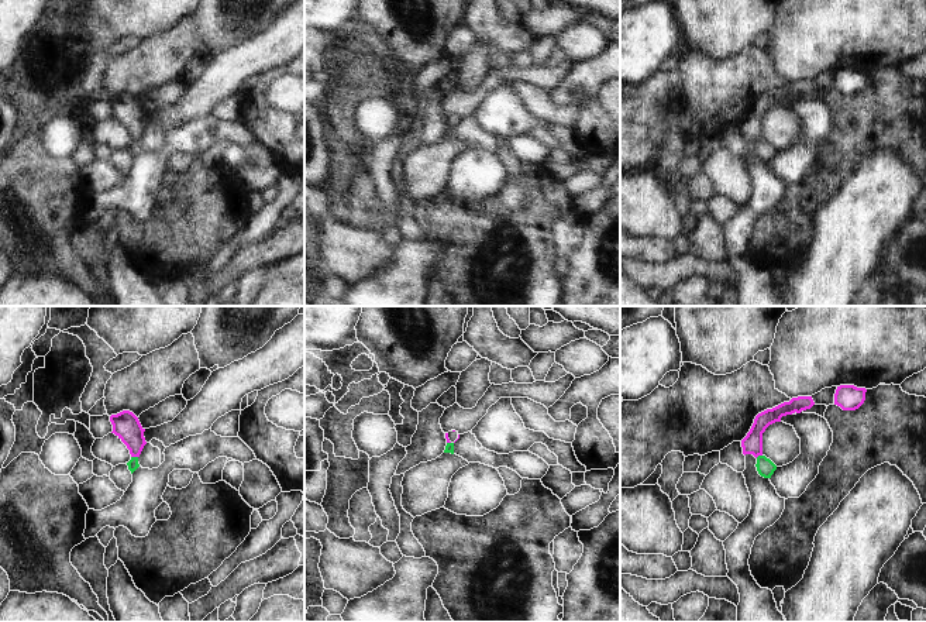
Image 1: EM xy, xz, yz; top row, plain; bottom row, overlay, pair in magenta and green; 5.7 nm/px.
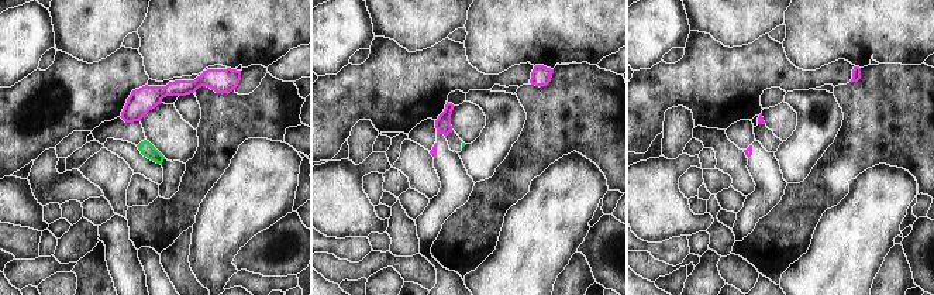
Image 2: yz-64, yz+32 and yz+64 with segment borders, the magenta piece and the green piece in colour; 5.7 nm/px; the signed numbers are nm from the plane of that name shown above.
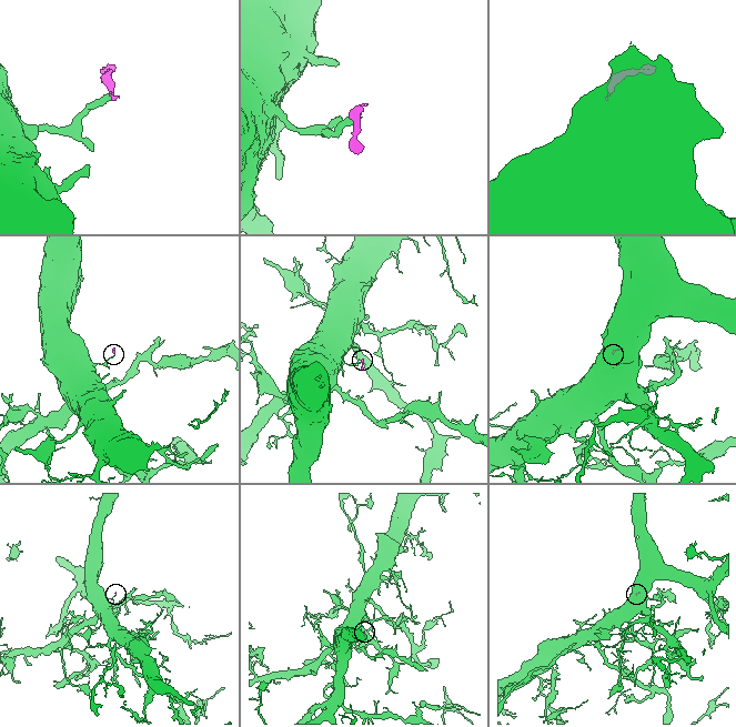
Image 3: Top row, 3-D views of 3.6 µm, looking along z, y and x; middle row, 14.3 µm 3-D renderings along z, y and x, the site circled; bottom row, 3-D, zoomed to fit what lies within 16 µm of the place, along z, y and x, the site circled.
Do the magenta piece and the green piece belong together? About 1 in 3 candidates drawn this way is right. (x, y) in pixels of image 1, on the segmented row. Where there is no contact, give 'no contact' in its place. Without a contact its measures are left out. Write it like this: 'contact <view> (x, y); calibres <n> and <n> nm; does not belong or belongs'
contact xy (134, 456); calibres 160 and 70 nm; does not belong

